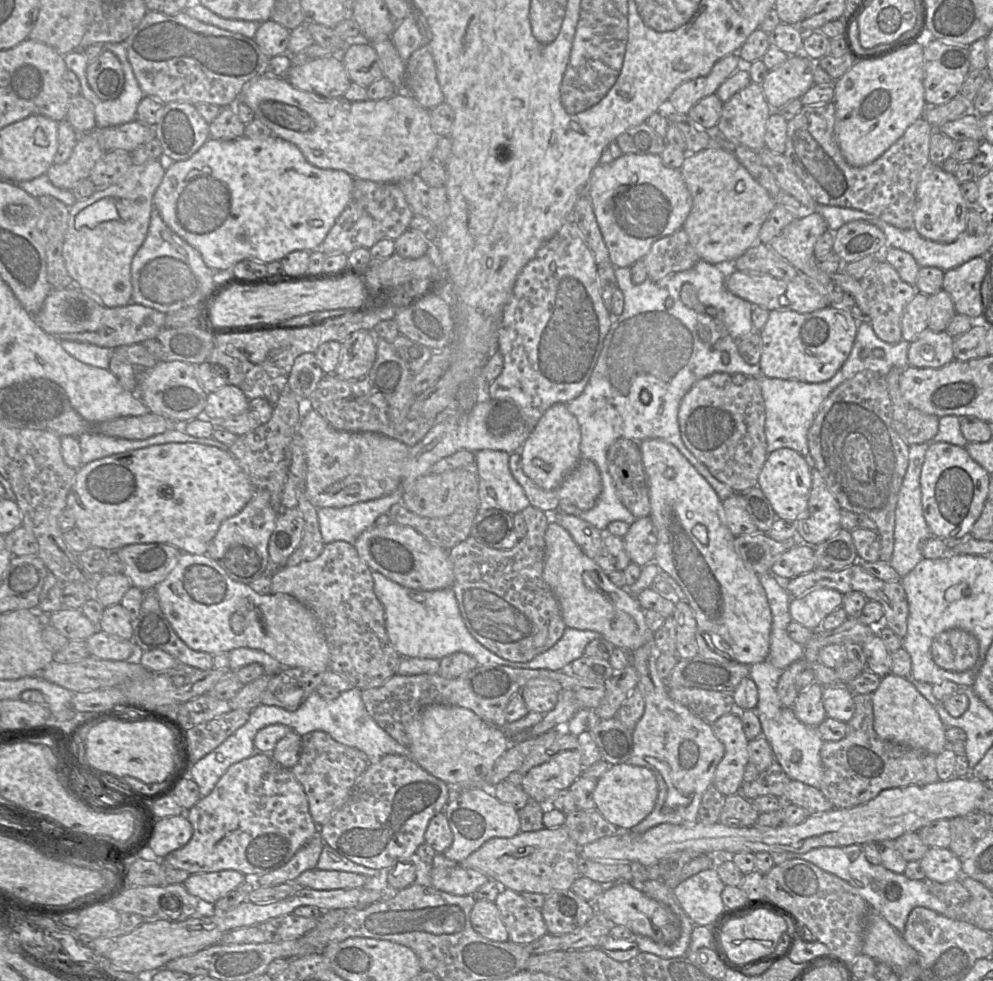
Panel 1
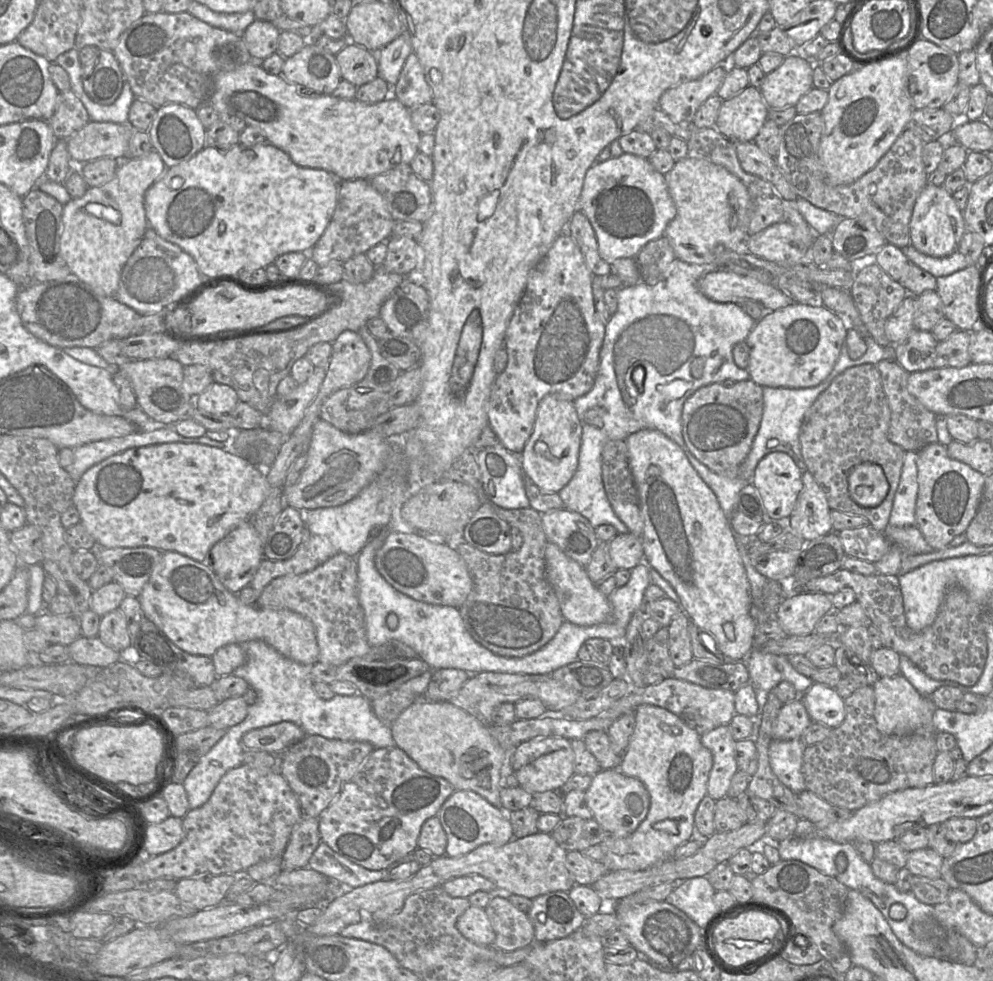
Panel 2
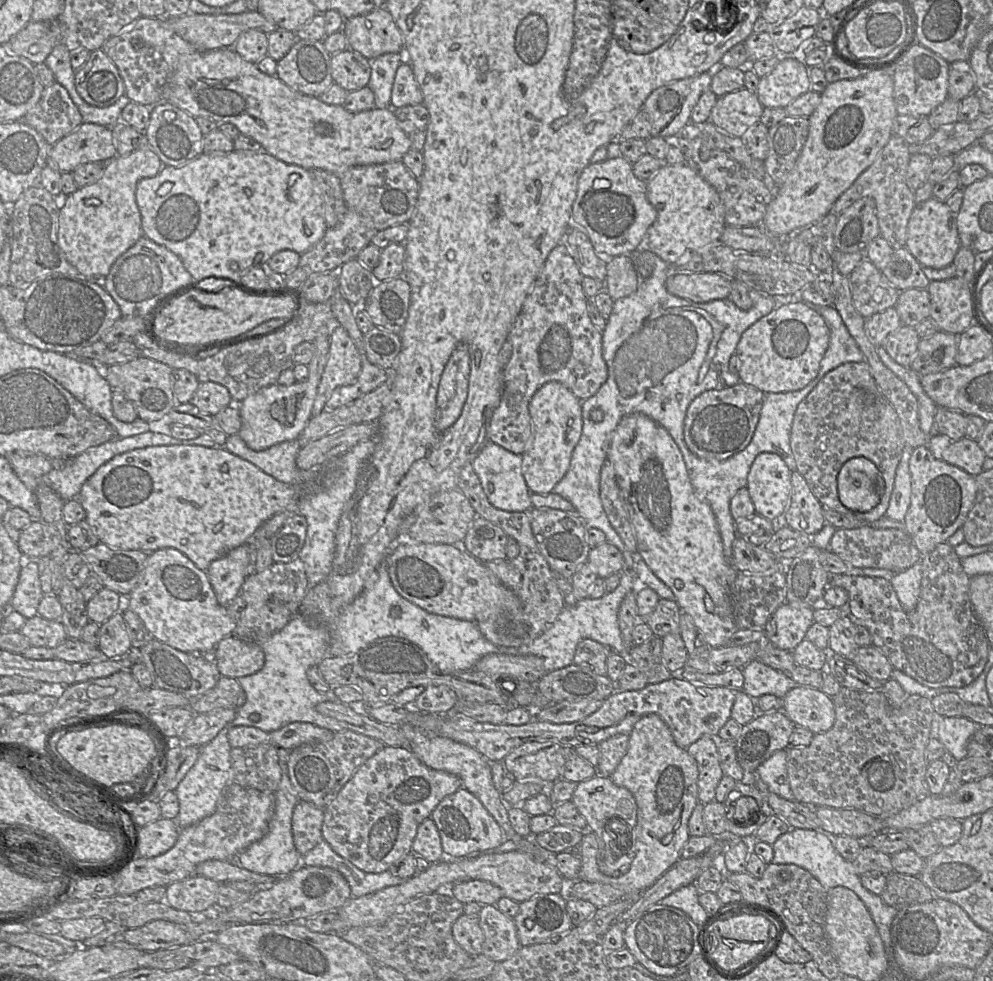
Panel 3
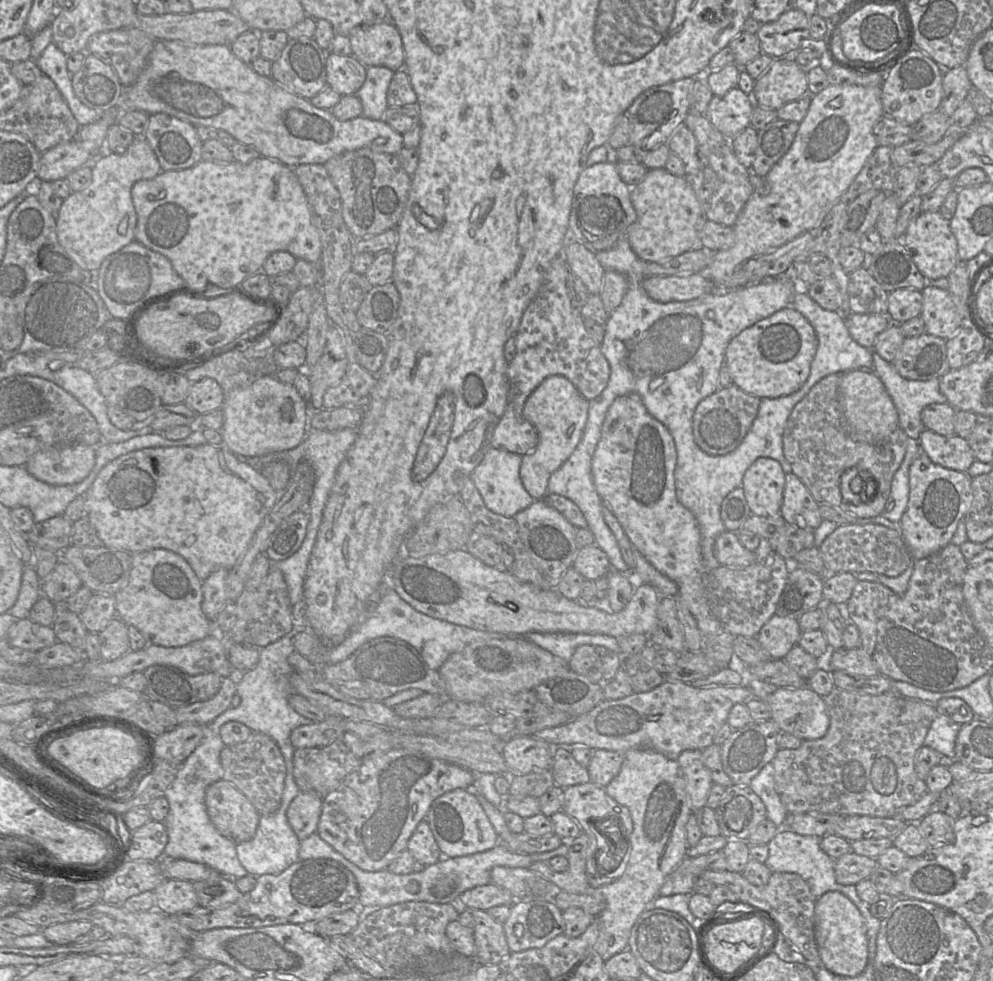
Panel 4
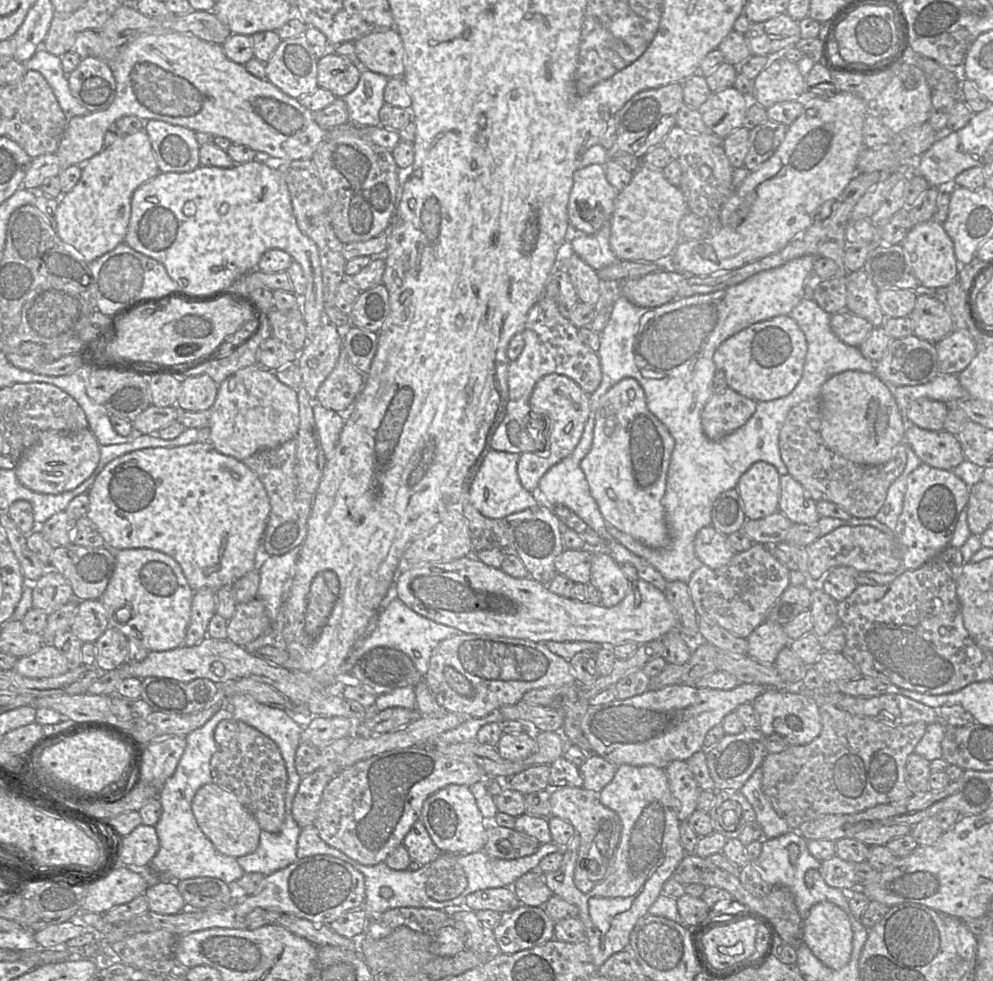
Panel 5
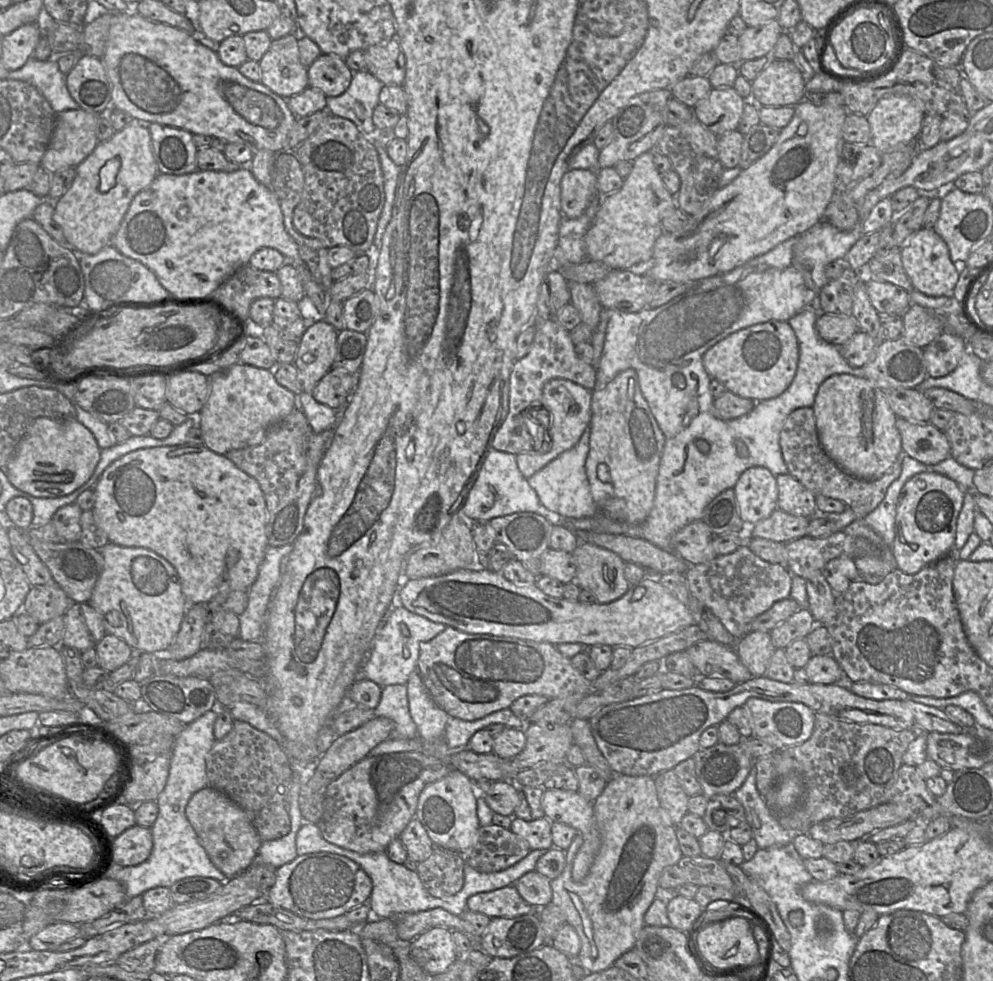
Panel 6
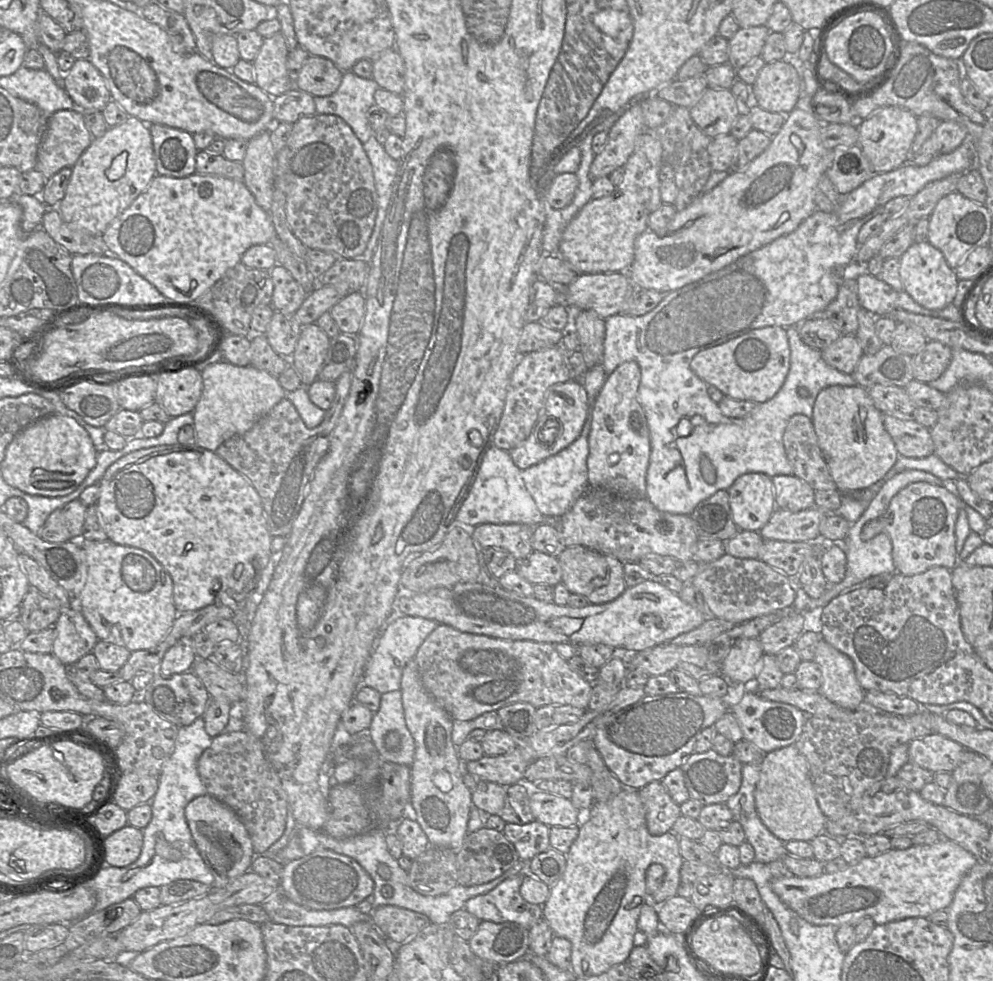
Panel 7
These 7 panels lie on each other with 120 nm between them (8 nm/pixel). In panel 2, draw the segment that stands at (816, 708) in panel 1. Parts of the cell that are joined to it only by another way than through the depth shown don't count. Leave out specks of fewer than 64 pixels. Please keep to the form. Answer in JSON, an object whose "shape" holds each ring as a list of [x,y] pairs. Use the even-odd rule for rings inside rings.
{"shape":[[[800,699],[784,704],[772,725],[772,740],[800,738],[812,720]]]}

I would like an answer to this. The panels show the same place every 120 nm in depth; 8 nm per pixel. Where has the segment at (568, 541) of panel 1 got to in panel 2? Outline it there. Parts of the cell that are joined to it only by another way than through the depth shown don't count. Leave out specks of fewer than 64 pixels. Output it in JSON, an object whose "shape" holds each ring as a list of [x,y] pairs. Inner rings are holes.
{"shape":[[[547,542],[545,551],[545,574],[560,603],[565,621],[579,626],[592,626],[611,619],[611,606],[596,584],[587,575],[585,567],[568,557],[554,543]]]}

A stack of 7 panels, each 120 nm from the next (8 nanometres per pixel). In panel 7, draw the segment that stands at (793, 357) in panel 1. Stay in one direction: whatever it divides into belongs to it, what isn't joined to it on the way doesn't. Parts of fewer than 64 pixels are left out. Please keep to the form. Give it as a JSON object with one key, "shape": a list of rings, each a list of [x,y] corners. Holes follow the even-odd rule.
{"shape":[[[778,326],[754,329],[722,345],[697,353],[690,367],[709,386],[717,387],[729,398],[755,404],[766,402],[780,390],[789,372],[787,329]]]}

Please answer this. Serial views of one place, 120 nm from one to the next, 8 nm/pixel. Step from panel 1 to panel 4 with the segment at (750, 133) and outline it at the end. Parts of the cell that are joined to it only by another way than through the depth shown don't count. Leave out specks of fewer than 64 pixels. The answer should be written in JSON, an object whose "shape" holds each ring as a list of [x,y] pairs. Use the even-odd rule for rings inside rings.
{"shape":[[[738,87],[723,96],[713,95],[705,116],[727,139],[733,139],[750,125],[755,103]]]}

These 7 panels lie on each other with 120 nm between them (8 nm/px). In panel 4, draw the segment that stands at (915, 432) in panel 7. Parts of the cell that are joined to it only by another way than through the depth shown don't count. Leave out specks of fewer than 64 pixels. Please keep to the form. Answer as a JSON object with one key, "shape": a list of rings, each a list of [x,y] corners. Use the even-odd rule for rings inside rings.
{"shape":[[[924,429],[918,443],[920,451],[937,465],[959,472],[967,472],[976,460],[966,439],[958,435],[943,436]]]}

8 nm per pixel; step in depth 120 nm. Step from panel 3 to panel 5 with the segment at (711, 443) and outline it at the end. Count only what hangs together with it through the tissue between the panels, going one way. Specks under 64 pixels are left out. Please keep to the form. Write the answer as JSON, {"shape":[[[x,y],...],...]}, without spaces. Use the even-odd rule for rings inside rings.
{"shape":[[[729,387],[721,393],[714,393],[701,412],[706,437],[719,441],[730,435],[750,419],[757,403]]]}

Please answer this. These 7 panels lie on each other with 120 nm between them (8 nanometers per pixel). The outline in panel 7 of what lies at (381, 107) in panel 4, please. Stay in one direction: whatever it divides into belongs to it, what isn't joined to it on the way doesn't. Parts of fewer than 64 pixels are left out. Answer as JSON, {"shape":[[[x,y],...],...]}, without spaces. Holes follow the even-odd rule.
{"shape":[[[351,70],[343,72],[341,84],[335,93],[314,97],[316,113],[341,117],[364,144],[374,136],[374,130],[367,120],[367,111],[375,103],[374,93],[378,88],[372,78],[362,78]]]}

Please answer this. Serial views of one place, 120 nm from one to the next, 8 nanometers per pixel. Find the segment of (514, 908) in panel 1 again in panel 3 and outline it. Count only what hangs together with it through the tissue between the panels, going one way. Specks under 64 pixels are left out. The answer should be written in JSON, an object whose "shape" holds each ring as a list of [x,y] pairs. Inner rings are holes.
{"shape":[[[496,905],[482,906],[479,925],[484,935],[482,954],[494,962],[502,962],[520,949],[513,918],[500,912]]]}

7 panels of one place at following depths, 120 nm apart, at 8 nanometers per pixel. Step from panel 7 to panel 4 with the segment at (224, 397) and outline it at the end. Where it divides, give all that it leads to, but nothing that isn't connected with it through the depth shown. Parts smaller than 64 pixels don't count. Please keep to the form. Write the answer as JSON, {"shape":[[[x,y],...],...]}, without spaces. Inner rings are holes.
{"shape":[[[265,375],[245,388],[238,388],[225,394],[221,407],[224,424],[220,433],[223,444],[234,454],[244,456],[263,456],[268,453],[290,450],[298,446],[309,431],[310,408],[293,384],[284,384],[274,375]]]}

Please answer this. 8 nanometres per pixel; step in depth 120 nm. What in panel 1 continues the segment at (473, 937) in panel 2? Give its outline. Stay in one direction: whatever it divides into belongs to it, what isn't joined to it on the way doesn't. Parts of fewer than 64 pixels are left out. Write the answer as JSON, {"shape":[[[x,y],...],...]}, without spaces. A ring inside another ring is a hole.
{"shape":[[[476,900],[470,912],[470,922],[472,928],[484,938],[496,942],[509,941],[495,902]]]}

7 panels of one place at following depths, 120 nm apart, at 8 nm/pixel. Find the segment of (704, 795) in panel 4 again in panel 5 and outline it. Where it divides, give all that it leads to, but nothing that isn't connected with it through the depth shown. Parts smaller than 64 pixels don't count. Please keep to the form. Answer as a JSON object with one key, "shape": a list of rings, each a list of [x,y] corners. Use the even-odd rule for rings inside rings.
{"shape":[[[674,760],[665,771],[671,792],[677,800],[677,816],[680,822],[687,820],[697,809],[701,792],[685,760]]]}

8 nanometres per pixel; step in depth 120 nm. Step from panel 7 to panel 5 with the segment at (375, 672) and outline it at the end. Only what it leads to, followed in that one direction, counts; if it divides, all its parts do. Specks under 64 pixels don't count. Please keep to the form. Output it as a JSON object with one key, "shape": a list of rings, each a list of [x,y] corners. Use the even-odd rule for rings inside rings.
{"shape":[[[396,597],[384,610],[380,610],[376,626],[364,639],[362,645],[350,653],[341,666],[341,673],[350,672],[357,659],[369,650],[376,647],[388,647],[406,653],[412,659],[417,670],[422,675],[425,675],[429,668],[432,652],[436,646],[441,641],[459,633],[462,632],[454,627],[436,623],[435,621],[419,615]]]}

